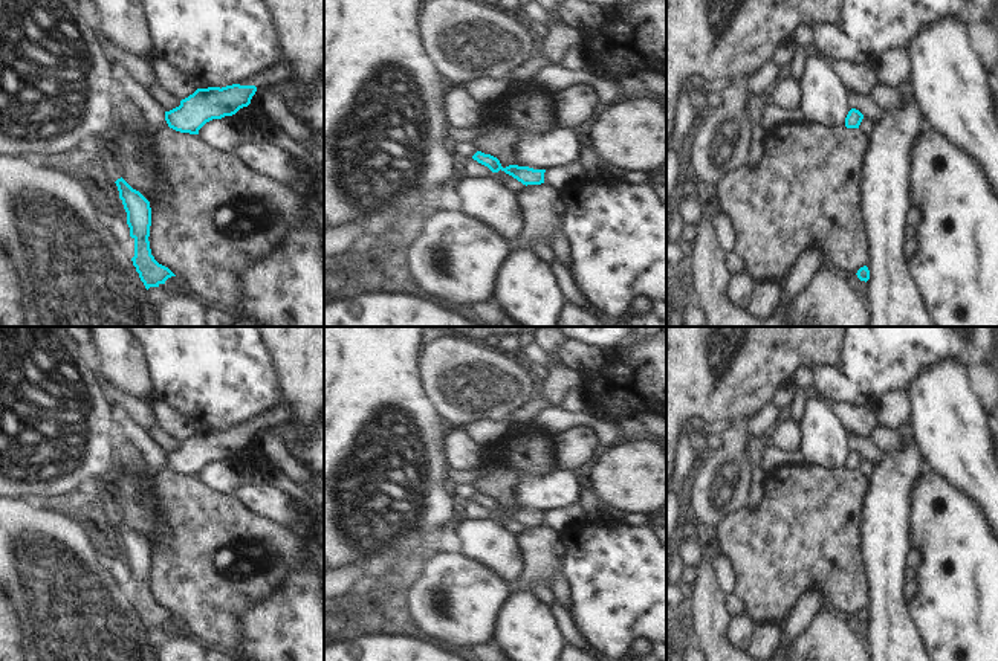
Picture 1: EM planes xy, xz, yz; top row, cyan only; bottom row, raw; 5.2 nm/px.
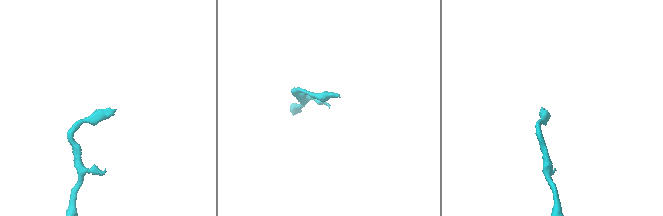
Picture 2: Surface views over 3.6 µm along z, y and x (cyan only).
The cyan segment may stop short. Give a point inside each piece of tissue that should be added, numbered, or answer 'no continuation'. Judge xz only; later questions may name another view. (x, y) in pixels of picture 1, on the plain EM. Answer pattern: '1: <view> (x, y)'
no continuation

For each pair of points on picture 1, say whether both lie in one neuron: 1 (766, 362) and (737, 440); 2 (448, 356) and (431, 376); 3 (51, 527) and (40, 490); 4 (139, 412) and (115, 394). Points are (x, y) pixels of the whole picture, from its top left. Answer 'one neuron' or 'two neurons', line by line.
1: two neurons
2: one neuron
3: two neurons
4: one neuron

